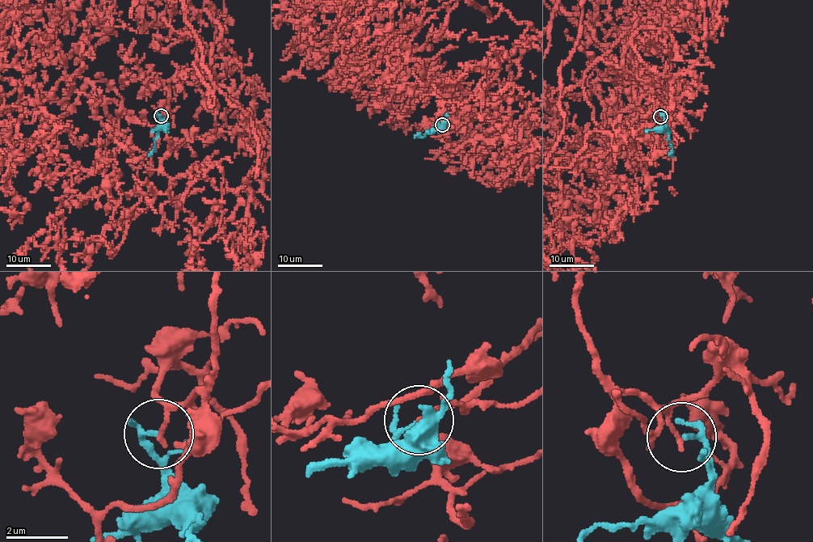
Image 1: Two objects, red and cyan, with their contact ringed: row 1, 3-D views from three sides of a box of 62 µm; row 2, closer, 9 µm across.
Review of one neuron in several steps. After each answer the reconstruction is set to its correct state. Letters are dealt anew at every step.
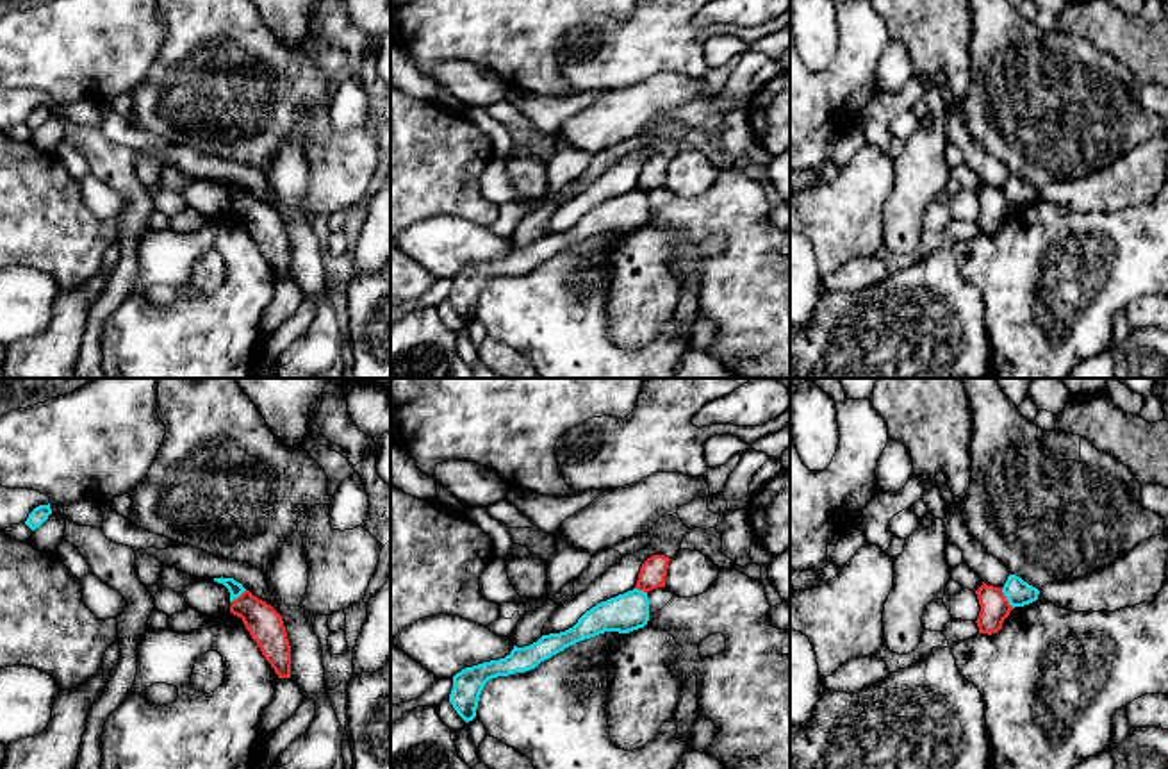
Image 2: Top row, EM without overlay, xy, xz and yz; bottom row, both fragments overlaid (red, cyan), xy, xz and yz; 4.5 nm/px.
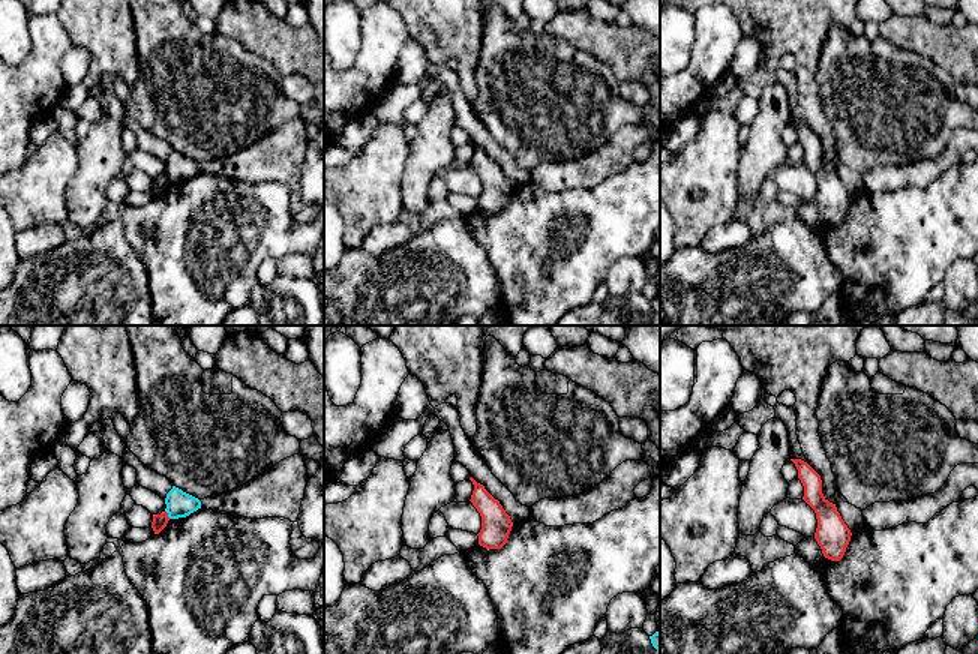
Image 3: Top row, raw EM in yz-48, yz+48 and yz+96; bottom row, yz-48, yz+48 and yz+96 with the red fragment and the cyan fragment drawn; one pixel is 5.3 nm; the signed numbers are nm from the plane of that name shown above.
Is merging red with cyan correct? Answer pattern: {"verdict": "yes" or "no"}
{"verdict": "no"}

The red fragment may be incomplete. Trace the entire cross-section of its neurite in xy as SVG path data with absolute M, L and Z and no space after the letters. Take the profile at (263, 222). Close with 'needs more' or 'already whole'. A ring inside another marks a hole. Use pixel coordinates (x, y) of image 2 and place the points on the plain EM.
M250 191L232 202L230 212L243 219L278 278L291 278L291 246L282 216Z; already whole

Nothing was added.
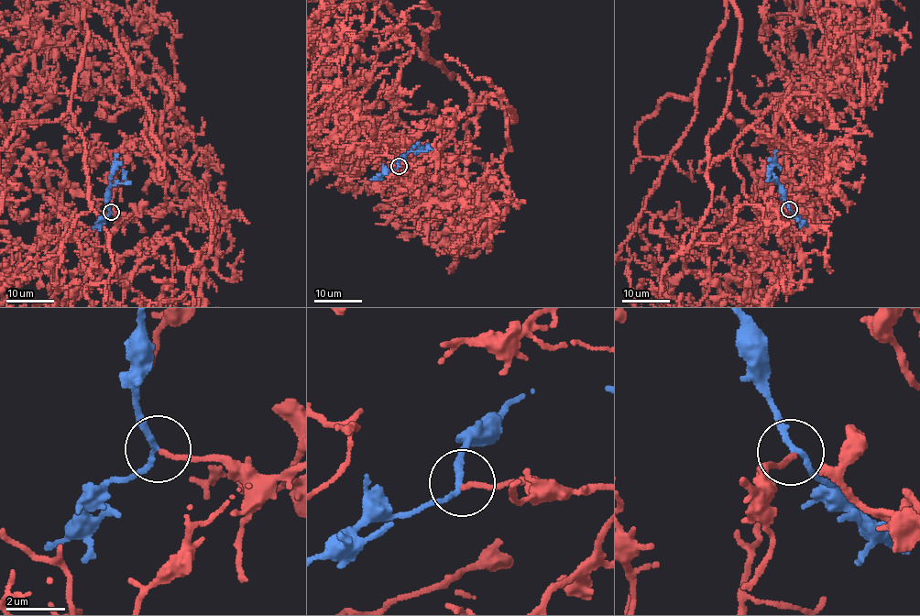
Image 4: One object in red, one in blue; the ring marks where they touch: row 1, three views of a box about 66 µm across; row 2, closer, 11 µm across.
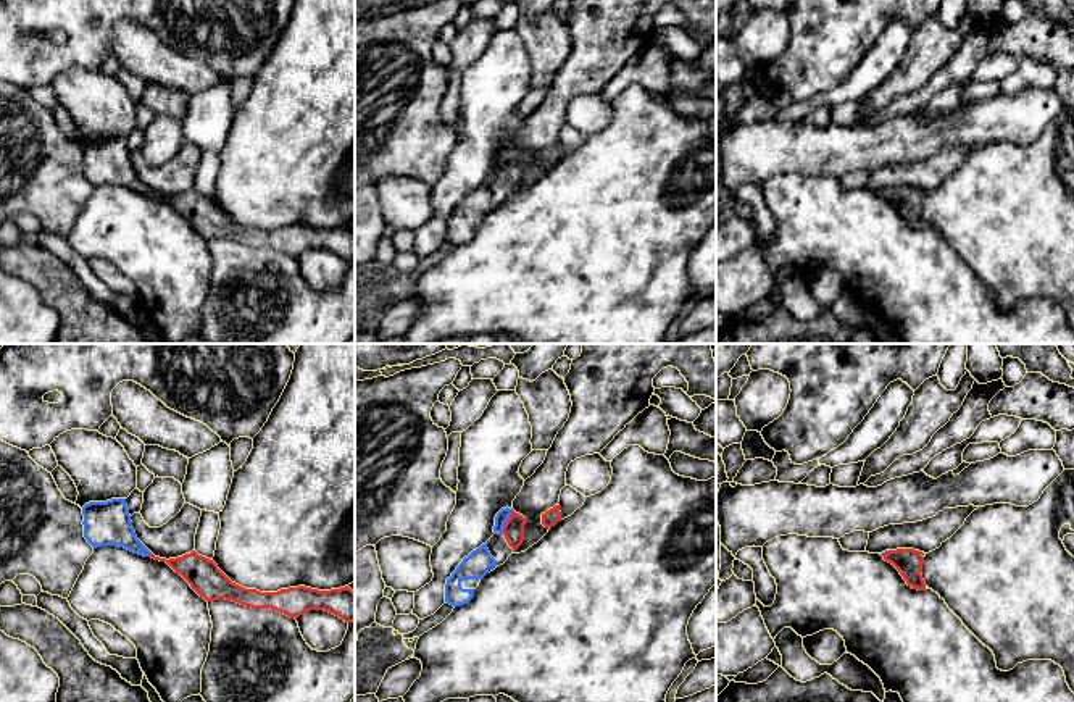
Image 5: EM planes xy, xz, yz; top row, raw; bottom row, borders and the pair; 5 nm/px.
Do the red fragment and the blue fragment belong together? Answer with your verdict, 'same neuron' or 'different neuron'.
same neuron

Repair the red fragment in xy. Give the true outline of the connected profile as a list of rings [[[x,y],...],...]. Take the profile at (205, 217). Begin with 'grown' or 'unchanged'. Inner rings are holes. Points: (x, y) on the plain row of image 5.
grown; [[[126,137],[89,140],[82,145],[84,176],[97,187],[119,184],[134,192],[166,200],[206,240],[226,237],[252,247],[271,247],[290,257],[310,249],[329,250],[345,261],[355,260],[355,231],[340,228],[318,229],[305,224],[260,231],[232,221],[218,203],[195,189],[177,197],[155,195],[135,174]]]

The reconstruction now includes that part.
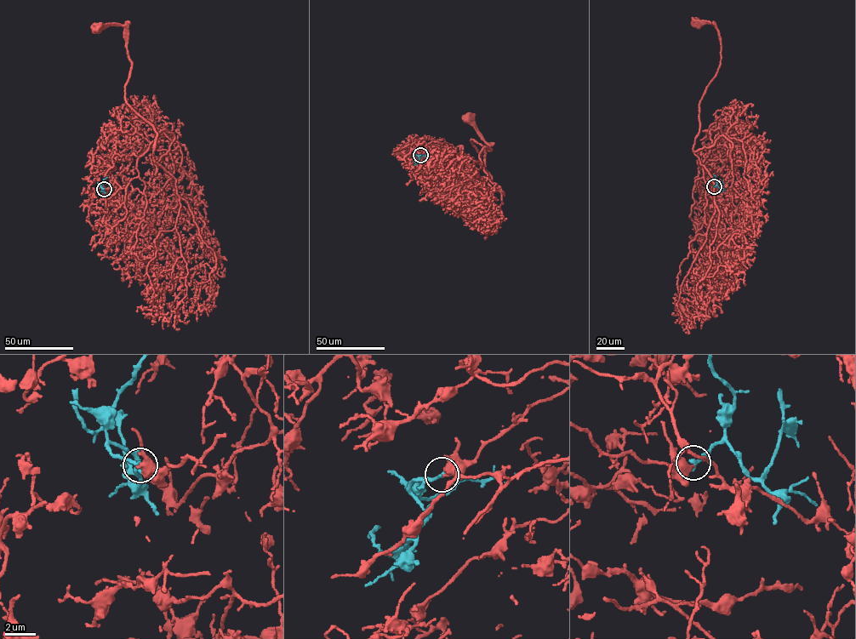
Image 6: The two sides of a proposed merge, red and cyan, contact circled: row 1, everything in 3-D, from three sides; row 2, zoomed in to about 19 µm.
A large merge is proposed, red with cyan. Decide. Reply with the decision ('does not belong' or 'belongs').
belongs

